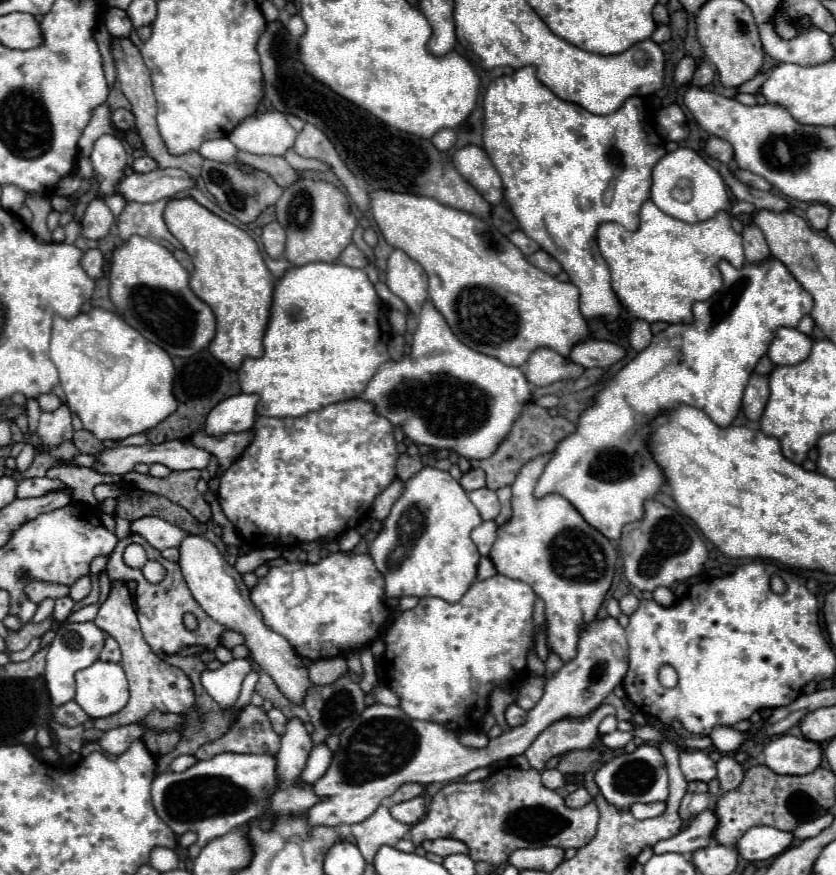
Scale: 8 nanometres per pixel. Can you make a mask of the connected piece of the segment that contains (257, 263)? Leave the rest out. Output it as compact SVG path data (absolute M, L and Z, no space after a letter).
M191 197L171 199L163 211L171 235L185 247L195 271L191 275L193 293L205 301L217 317L217 333L209 345L211 355L229 369L239 369L245 357L263 355L263 333L269 321L275 279L251 235L221 219Z

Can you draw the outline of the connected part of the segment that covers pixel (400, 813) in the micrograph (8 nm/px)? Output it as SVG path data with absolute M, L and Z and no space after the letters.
M415 797L391 807L391 815L405 825L415 825L423 817L423 813L425 813L423 797Z

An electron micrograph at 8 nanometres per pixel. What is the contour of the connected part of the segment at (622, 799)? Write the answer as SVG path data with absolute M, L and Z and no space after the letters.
M645 743L645 745L637 747L629 755L617 755L611 761L607 761L595 773L595 783L599 787L599 793L605 797L605 801L619 811L629 811L629 807L633 803L667 801L667 795L669 795L665 759L663 759L659 747L655 747L651 743Z

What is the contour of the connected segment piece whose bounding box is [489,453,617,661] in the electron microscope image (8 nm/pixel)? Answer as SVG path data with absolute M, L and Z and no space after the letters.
M543 453L527 461L513 487L513 515L497 529L497 539L489 553L497 573L525 581L545 601L547 617L547 647L557 653L561 661L571 661L577 653L577 639L585 625L589 625L613 583L617 551L603 533L587 525L581 513L559 493L535 497L533 489L541 477L551 453Z

